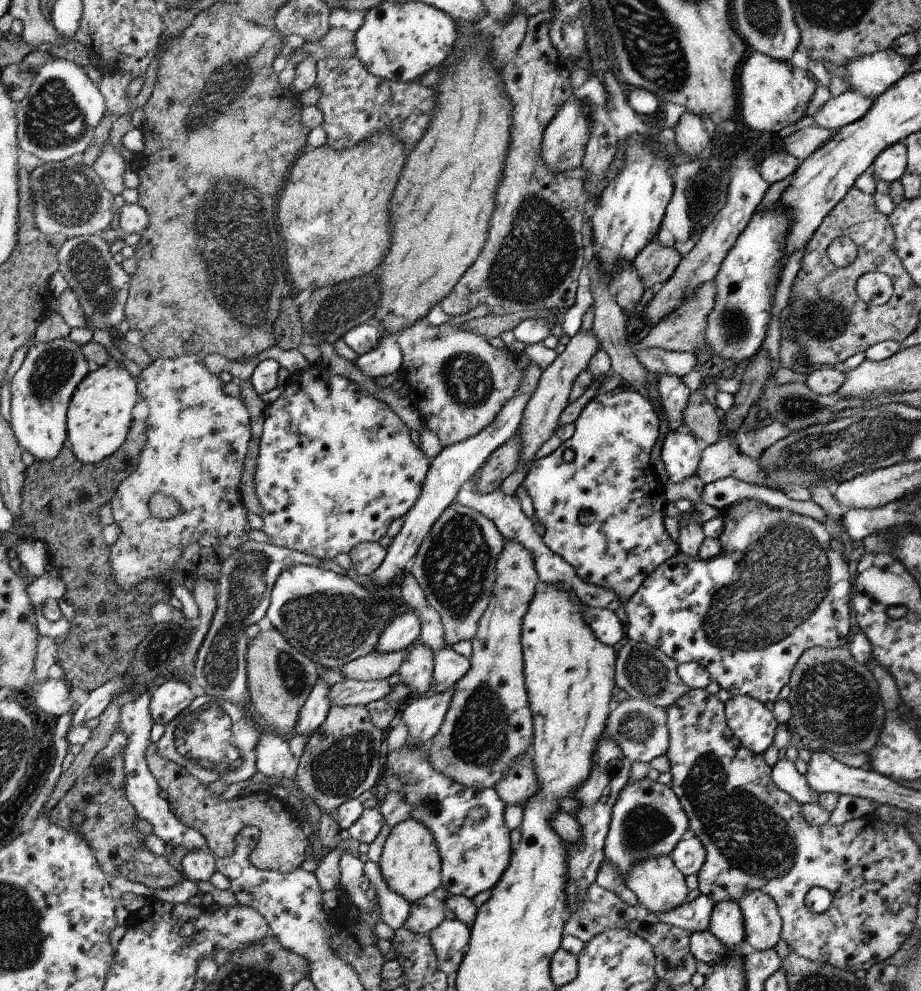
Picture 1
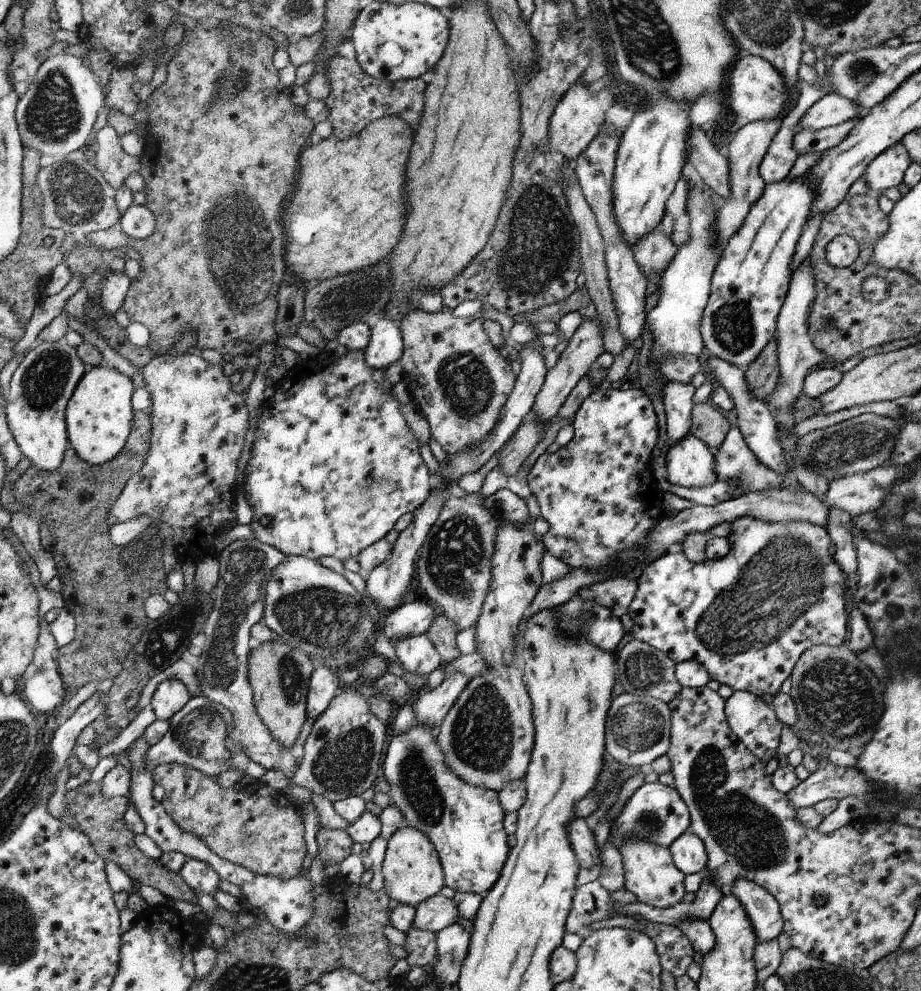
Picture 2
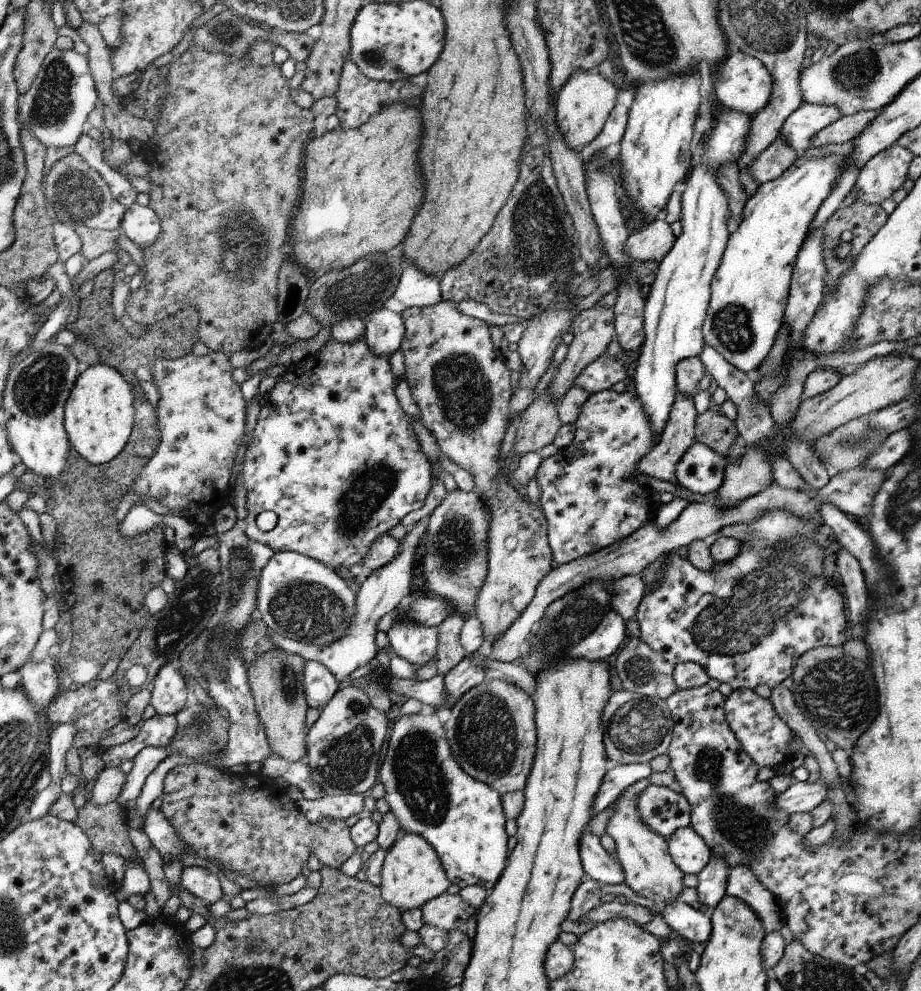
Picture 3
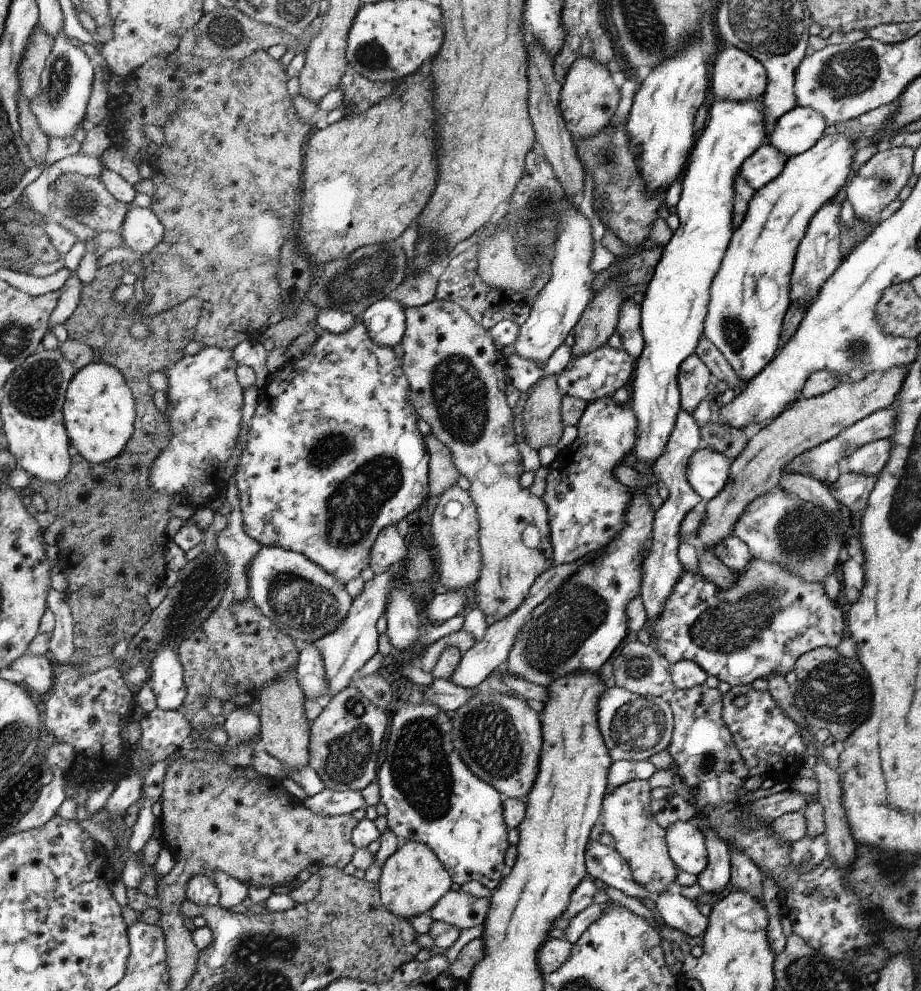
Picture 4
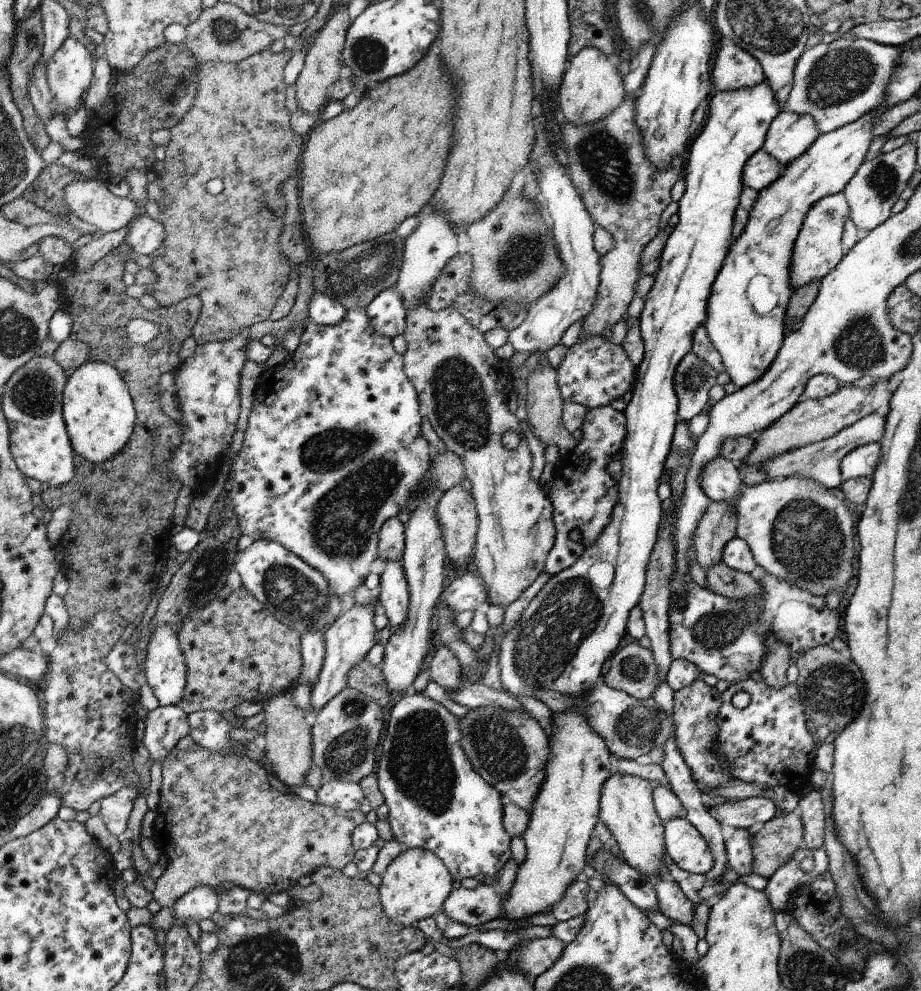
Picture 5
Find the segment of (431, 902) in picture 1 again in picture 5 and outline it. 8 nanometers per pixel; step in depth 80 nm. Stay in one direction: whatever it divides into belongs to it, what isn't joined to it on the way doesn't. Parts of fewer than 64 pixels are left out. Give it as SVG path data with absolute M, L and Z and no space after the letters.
M480 884L475 889L454 889L440 912L473 929L499 918L501 908L501 896L494 892L493 886Z

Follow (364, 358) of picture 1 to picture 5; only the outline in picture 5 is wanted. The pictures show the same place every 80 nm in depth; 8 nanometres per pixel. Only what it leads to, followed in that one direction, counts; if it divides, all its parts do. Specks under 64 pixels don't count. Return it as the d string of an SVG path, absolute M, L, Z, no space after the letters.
M388 289L365 308L372 326L382 336L396 338L405 330L407 308L396 289Z

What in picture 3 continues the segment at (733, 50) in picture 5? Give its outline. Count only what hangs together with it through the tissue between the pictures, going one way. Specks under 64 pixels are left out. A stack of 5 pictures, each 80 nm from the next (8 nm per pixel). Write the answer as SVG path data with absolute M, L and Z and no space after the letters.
M738 50L730 52L714 73L716 94L725 107L749 117L757 115L770 102L773 78L764 63Z

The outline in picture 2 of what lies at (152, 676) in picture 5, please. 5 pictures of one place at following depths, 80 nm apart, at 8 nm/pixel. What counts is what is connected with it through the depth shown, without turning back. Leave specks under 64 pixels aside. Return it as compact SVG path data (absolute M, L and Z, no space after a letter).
M178 679L161 682L151 699L151 707L155 718L168 721L179 710L182 710L191 698L192 695L187 686Z

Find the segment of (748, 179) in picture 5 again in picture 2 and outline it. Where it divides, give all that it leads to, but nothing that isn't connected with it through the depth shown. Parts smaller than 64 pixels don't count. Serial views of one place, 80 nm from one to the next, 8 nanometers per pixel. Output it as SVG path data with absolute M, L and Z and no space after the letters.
M788 113L772 139L768 152L763 156L759 173L767 185L784 181L799 156L792 146L795 135L793 127L797 124L799 124L797 114Z

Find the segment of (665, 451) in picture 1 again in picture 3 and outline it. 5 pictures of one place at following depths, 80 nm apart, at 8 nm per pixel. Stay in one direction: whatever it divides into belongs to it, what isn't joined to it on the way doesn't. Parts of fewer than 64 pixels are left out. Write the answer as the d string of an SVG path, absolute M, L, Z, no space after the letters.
M694 441L675 466L676 480L693 493L717 492L725 479L727 462L704 443Z

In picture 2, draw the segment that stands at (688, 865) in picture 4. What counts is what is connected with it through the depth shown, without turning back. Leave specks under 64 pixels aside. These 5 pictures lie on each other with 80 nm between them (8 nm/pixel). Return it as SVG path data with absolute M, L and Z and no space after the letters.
M693 834L680 835L669 846L676 868L685 876L704 871L708 860L704 842Z

